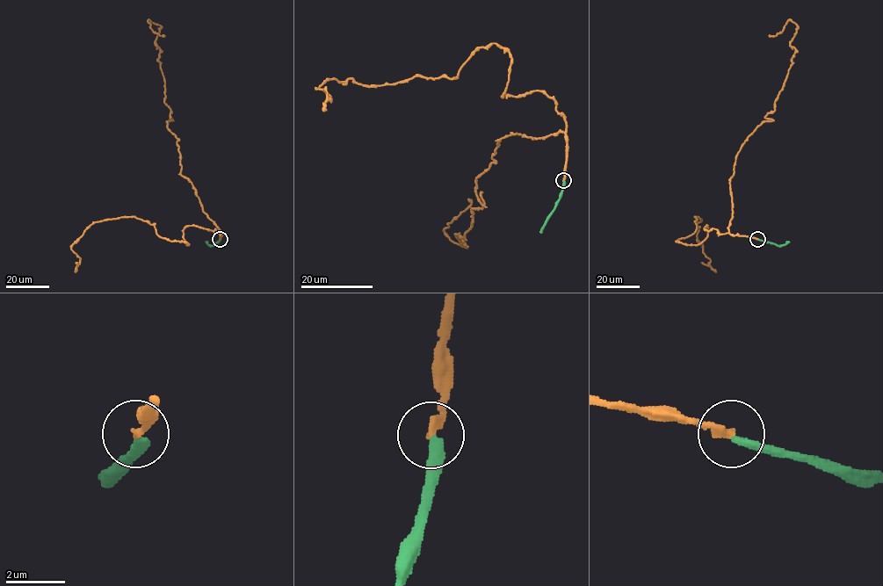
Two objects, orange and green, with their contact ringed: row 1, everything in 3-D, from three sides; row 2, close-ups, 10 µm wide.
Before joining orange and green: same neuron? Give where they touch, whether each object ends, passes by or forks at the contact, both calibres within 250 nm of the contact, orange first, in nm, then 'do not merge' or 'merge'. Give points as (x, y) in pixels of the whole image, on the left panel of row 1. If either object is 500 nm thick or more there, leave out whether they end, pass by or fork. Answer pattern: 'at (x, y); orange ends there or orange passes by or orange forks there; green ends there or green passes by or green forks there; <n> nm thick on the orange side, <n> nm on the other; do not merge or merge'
at (220, 239); orange ends there; green ends there; 260 nm thick on the orange side, 320 nm on the other; do not merge

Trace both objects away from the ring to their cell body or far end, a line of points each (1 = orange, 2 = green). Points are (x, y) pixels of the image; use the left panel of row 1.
1: (220, 239), (192, 184), (180, 174), (155, 41), (161, 26), (148, 20), (162, 35)
2: (220, 239), (213, 245), (206, 242)

